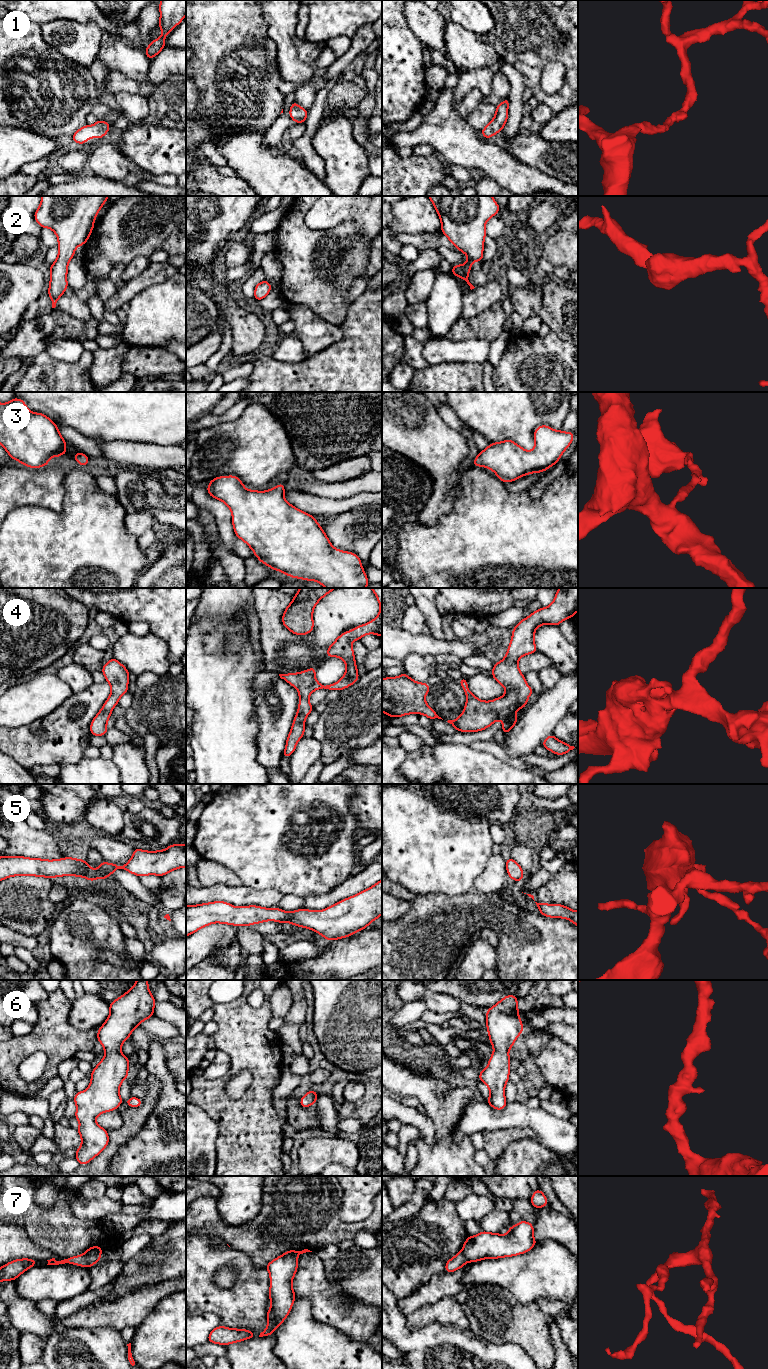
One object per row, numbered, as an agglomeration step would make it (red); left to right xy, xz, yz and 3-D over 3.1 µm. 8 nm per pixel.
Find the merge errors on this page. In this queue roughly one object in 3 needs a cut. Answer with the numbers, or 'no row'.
7

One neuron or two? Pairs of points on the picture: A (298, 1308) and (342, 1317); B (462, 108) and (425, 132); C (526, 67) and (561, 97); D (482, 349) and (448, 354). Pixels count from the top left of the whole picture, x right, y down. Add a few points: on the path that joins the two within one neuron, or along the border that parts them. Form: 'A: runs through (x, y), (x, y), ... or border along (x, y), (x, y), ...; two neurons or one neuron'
A: border along (296, 1295), (310, 1303), (318, 1322), (329, 1325); two neurons
B: border along (455, 108), (464, 120); two neurons
C: runs through (532, 79), (535, 88), (545, 98), (549, 98); one neuron
D: runs through (474, 350), (456, 351); one neuron

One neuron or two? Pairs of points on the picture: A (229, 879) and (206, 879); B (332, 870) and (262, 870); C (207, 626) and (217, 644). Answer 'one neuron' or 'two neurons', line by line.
A: one neuron
B: one neuron
C: one neuron

